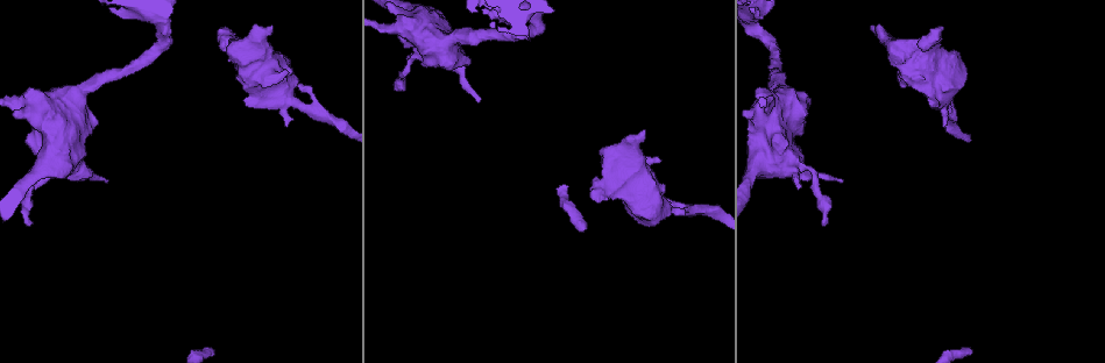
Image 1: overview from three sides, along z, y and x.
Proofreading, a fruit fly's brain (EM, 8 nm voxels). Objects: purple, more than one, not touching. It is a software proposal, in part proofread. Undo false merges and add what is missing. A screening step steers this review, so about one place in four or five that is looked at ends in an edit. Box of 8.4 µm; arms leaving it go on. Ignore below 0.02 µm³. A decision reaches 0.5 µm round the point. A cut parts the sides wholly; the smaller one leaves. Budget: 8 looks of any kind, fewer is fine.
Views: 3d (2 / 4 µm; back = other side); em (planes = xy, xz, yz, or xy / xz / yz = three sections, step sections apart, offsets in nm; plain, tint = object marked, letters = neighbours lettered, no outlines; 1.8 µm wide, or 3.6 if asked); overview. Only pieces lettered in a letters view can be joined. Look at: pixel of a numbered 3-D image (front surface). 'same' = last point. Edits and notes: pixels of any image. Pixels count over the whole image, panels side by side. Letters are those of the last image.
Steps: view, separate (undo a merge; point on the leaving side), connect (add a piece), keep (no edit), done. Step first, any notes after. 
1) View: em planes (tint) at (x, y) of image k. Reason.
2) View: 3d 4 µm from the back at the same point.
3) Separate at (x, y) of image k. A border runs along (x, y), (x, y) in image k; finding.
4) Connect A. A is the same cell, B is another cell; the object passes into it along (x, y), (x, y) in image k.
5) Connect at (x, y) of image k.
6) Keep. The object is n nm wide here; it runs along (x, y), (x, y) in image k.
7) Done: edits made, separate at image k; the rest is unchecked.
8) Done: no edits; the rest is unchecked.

View: em planes (tint) at (478, 101) of image 1. Tapers out.

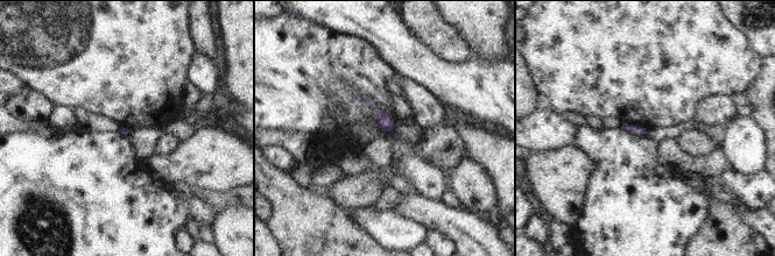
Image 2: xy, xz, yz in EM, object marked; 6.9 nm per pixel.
View: em planes (letters) at the same point. See the neighbours.

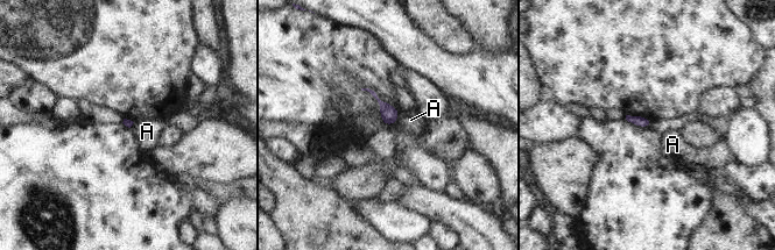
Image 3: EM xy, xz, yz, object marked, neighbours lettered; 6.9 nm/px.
Keep. A is another cell; a border runs along (399, 115), (394, 122) in image 3; none of them fits.

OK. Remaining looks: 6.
View: em planes (letters) at (941, 27) of image 1. Branch stops here.

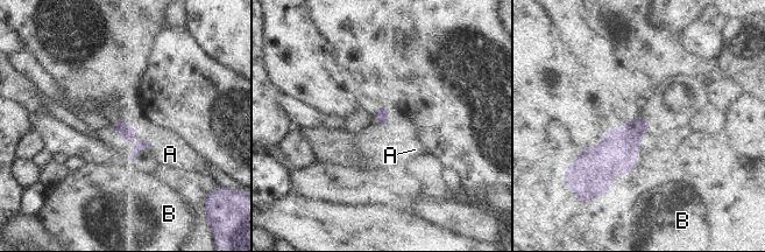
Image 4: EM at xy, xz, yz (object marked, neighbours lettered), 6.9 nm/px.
Keep. A and B are other cells; it runs along (121, 123), (135, 147), (134, 159) in image 4; no lettered piece goes on from it.

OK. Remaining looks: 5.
View: 3d 4 µm at (63, 109) of image 1. Thick turns thin.

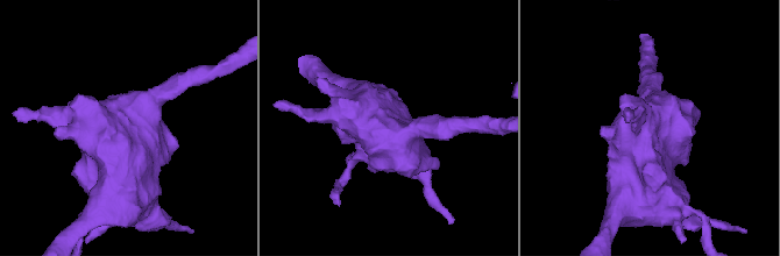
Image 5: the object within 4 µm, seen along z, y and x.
View: em 3.6 µm xz step 4 (plain) at (662, 126) of image 5. Need the tissue.

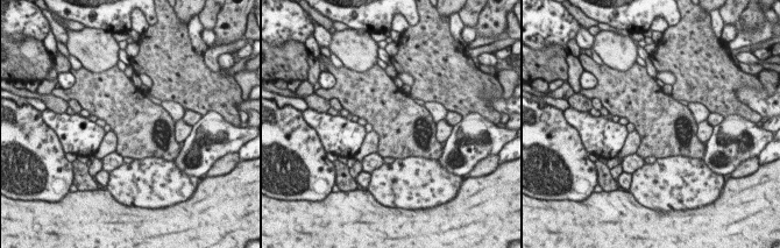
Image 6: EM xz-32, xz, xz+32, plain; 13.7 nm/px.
View: em 3.6 µm xz step 4 (letters) at the same point. See the neighbours.

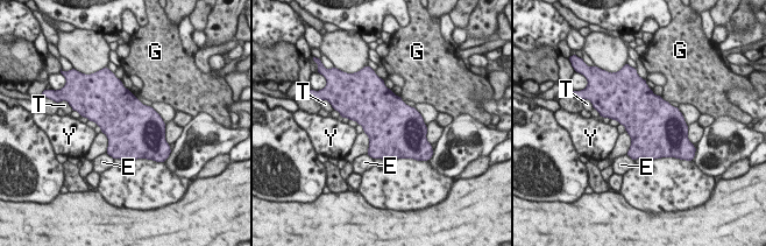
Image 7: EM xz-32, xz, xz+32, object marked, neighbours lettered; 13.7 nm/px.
Keep. The object is 700 nm wide here; E, G, T and Y are other cells; a border runs along (626, 154), (633, 161) in image 7; all the same cell.

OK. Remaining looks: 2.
Done: no edits; the rest is unchecked.

